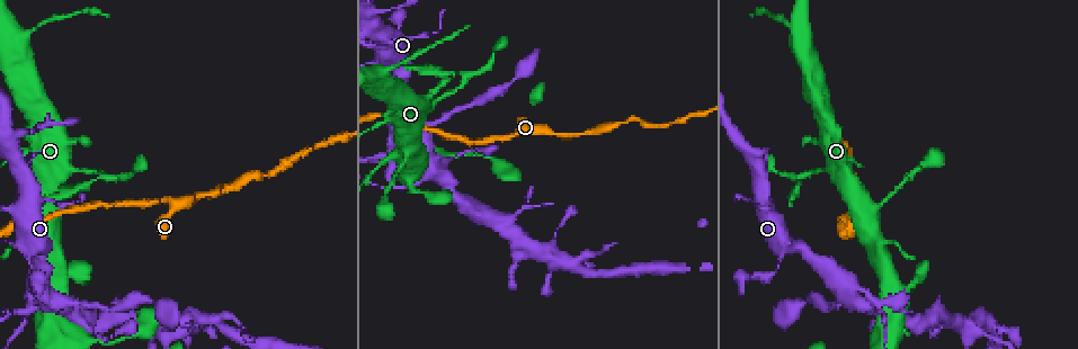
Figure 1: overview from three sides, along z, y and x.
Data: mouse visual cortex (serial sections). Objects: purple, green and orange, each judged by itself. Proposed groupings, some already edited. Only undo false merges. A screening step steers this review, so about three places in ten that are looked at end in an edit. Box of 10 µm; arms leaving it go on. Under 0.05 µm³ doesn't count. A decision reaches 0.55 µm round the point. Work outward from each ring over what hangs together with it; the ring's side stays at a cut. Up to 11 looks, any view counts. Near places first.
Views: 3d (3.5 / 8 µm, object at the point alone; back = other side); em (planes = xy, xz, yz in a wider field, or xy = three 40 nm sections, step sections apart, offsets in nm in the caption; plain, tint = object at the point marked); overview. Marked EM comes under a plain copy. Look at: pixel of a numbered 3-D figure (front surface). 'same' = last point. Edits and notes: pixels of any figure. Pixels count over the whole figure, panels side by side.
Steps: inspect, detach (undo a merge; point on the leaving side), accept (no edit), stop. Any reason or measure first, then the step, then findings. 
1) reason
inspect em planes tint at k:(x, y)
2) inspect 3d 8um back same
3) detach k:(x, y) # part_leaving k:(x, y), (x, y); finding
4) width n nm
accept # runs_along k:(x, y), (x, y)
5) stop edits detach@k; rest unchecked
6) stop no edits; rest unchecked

inspect 3d 3.5um at 1:(200, 194)

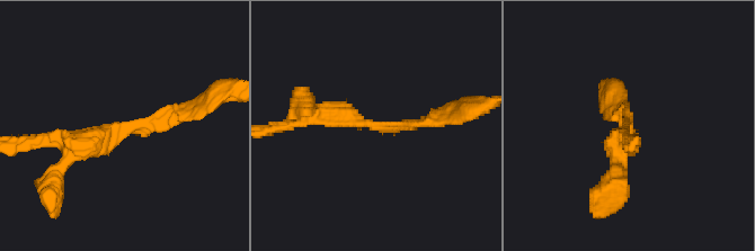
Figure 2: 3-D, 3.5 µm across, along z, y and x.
arm_widths 150, 250 nm; shape alone is not enough
inspect em planes tint at 2:(373, 128)

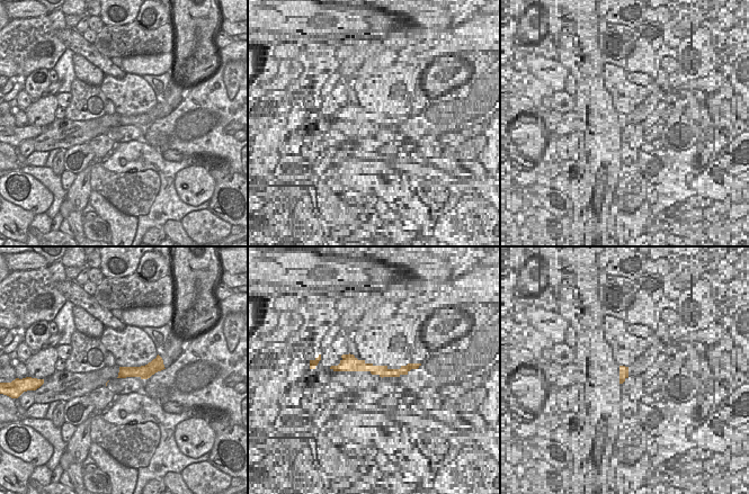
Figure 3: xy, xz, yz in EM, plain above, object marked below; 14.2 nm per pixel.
accept # runs_along 3:(157, 365), (146, 371), (121, 375); all the same cell

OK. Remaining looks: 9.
four-way junction
inspect 3d 3.5um at 1:(874, 206)

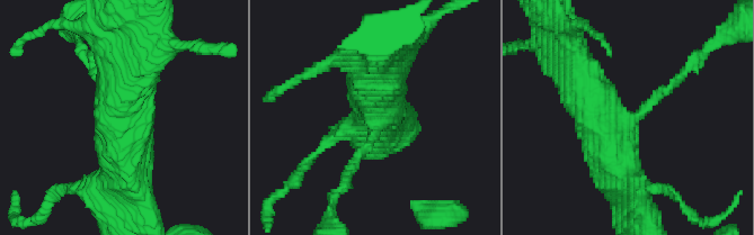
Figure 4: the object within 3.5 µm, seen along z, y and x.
arms 4; arm_widths 150, 350, 450, 600 nm; need the tissue
inspect em xy step 2 tint at 4:(373, 117)

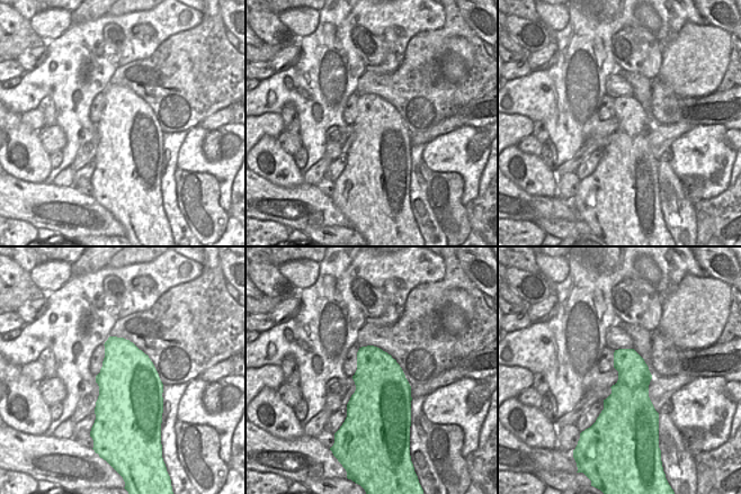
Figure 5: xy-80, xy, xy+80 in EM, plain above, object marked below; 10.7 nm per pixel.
accept # runs_along 4:(576, 72), (637, 207); one cell here

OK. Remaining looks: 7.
calibre changes
inspect 3d 8um at 1:(33, 308)

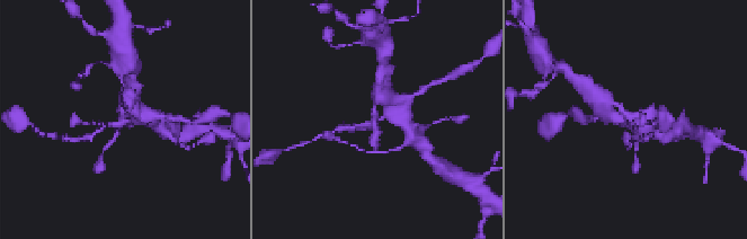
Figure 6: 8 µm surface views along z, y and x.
inspect 3d 3.5um same

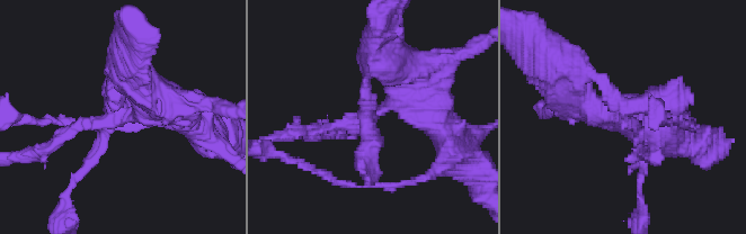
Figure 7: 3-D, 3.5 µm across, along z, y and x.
accept # runs_along 7:(400, 65), (410, 80), (369, 117), (369, 181); one cell here

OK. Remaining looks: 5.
sharp bend
inspect 3d 3.5um at 1:(465, 78)

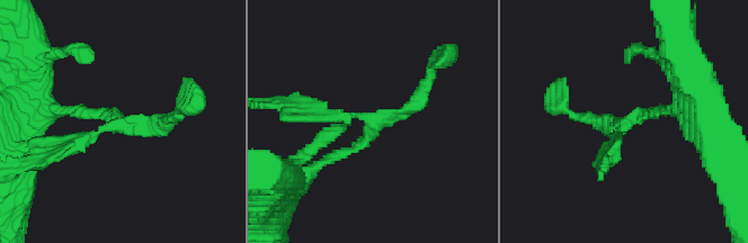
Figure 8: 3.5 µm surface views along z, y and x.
inspect em planes tint at 8:(367, 123)

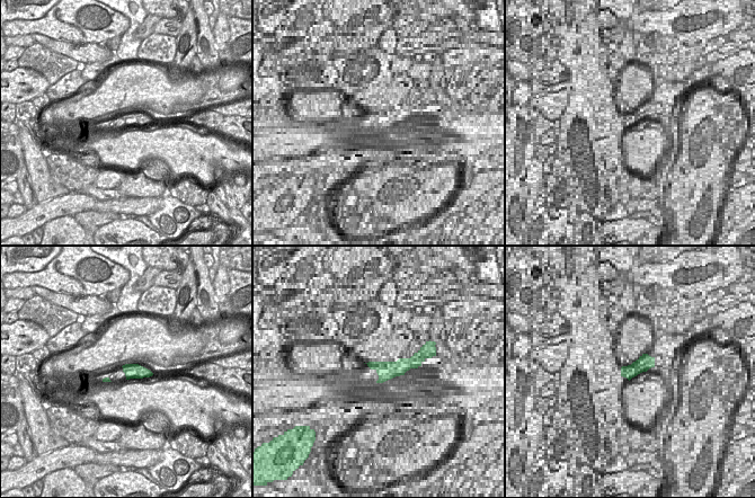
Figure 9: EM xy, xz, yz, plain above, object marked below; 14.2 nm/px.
arm_widths 150, 150, 200 nm
accept # runs_along 8:(65, 109), (132, 126), (174, 119); continuous, no second cell

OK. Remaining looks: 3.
stop no edits; rest unchecked

